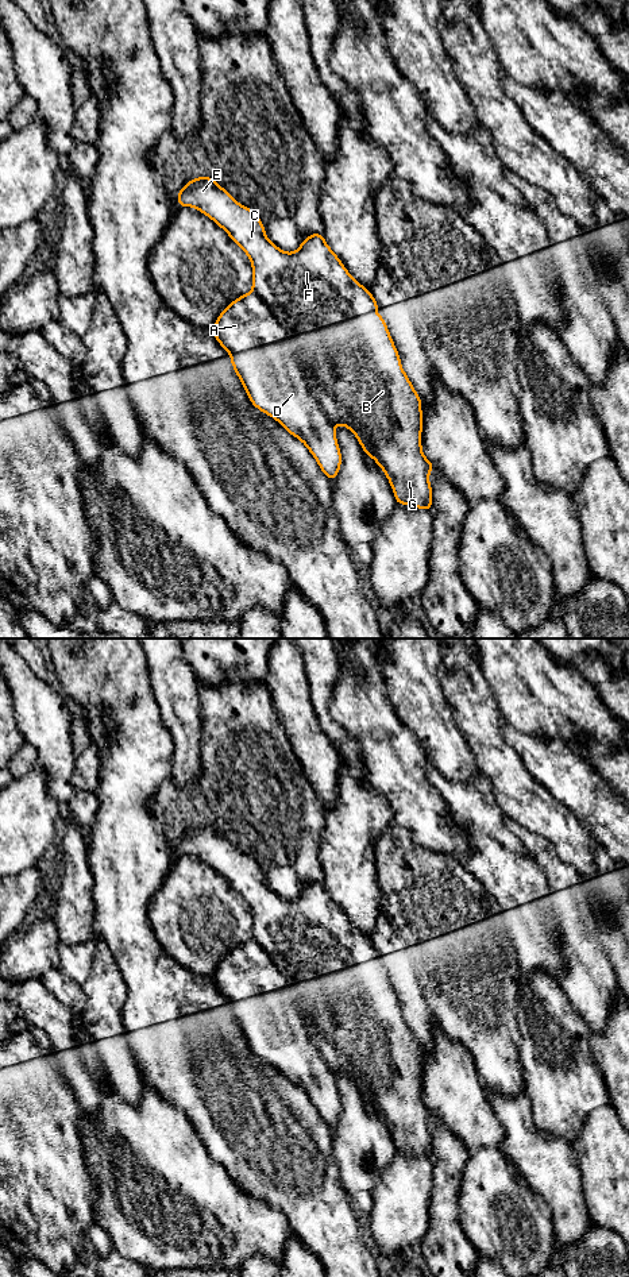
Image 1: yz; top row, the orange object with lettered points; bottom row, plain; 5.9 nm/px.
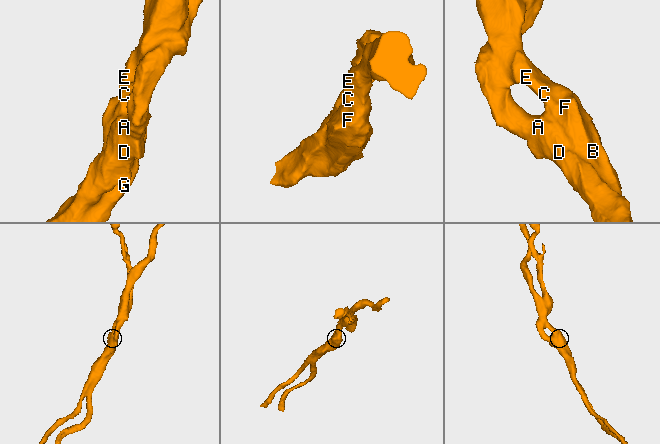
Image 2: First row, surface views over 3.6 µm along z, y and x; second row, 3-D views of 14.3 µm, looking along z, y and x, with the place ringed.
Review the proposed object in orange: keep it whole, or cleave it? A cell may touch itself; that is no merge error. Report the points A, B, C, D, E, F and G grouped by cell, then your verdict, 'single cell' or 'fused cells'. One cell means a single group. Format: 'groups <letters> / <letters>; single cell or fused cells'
groups A D / B C E F G; fused cells

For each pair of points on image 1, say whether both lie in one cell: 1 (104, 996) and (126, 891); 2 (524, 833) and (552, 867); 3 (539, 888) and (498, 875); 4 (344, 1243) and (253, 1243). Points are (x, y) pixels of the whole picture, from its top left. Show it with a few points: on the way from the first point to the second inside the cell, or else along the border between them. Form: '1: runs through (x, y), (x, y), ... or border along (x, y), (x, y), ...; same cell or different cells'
1: border along (95, 932), (111, 951), (124, 984); different cells
2: runs through (531, 841), (547, 859); same cell
3: runs through (529, 884), (508, 876); same cell
4: border along (274, 1207), (285, 1216), (294, 1233); different cells

